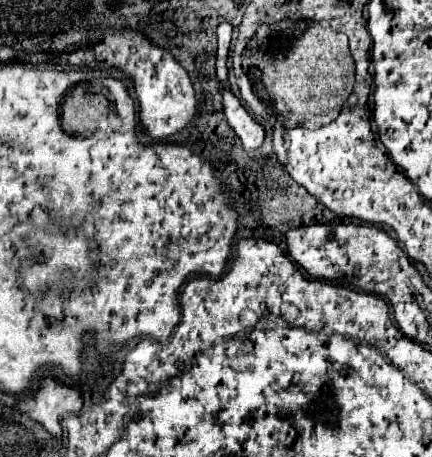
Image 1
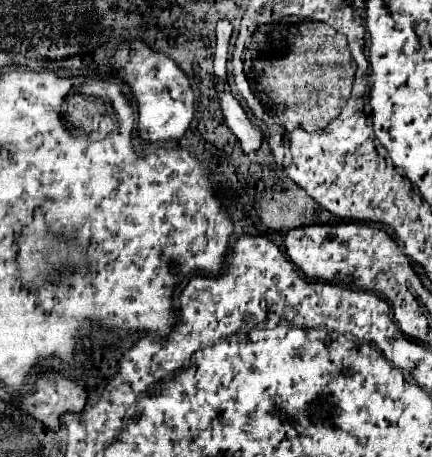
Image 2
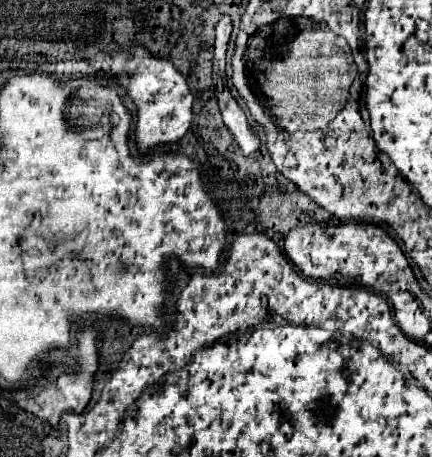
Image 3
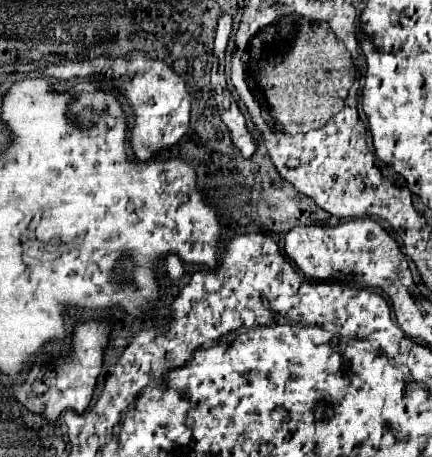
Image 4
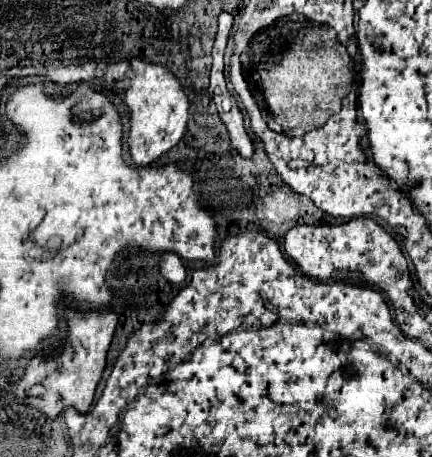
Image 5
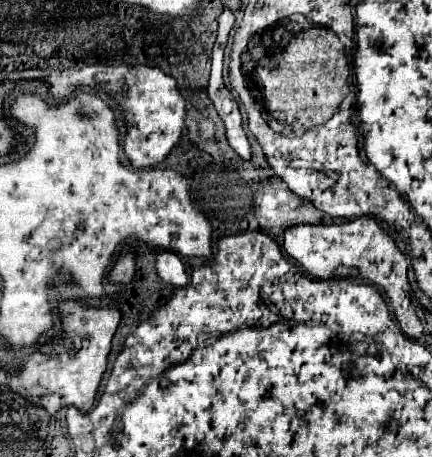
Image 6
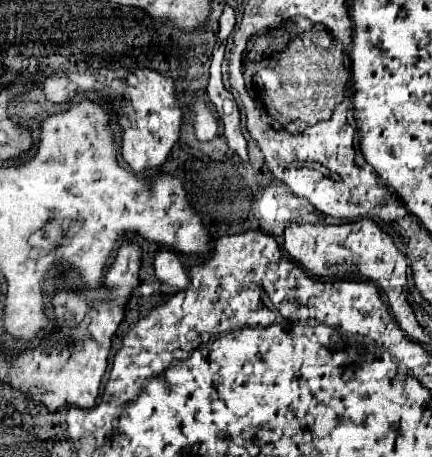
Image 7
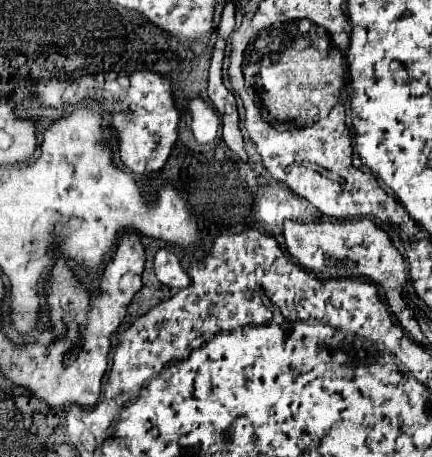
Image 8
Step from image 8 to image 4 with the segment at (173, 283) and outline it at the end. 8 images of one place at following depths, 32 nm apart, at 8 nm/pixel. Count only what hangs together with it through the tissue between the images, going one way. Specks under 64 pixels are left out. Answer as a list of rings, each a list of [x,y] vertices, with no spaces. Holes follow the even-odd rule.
[[[168,254],[168,256],[164,258],[162,268],[164,268],[164,274],[166,274],[168,278],[172,278],[172,280],[180,280],[180,278],[184,276],[182,260],[180,260],[176,254]]]

